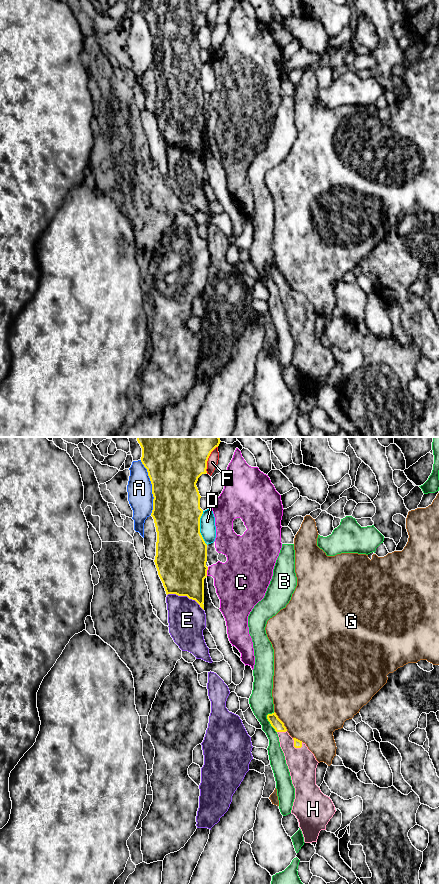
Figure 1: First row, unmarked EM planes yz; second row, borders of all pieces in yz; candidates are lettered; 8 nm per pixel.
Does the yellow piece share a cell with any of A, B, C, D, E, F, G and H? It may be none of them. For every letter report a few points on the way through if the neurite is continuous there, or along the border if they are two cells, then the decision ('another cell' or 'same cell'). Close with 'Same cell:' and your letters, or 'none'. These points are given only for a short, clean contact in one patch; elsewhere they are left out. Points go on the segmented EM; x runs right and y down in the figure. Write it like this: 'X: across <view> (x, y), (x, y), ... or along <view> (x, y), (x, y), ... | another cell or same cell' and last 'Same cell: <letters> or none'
A: another cell
B: another cell
C: another cell
D: another cell
E: another cell
F: another cell
G: another cell
H: same cell
Same cell: H

